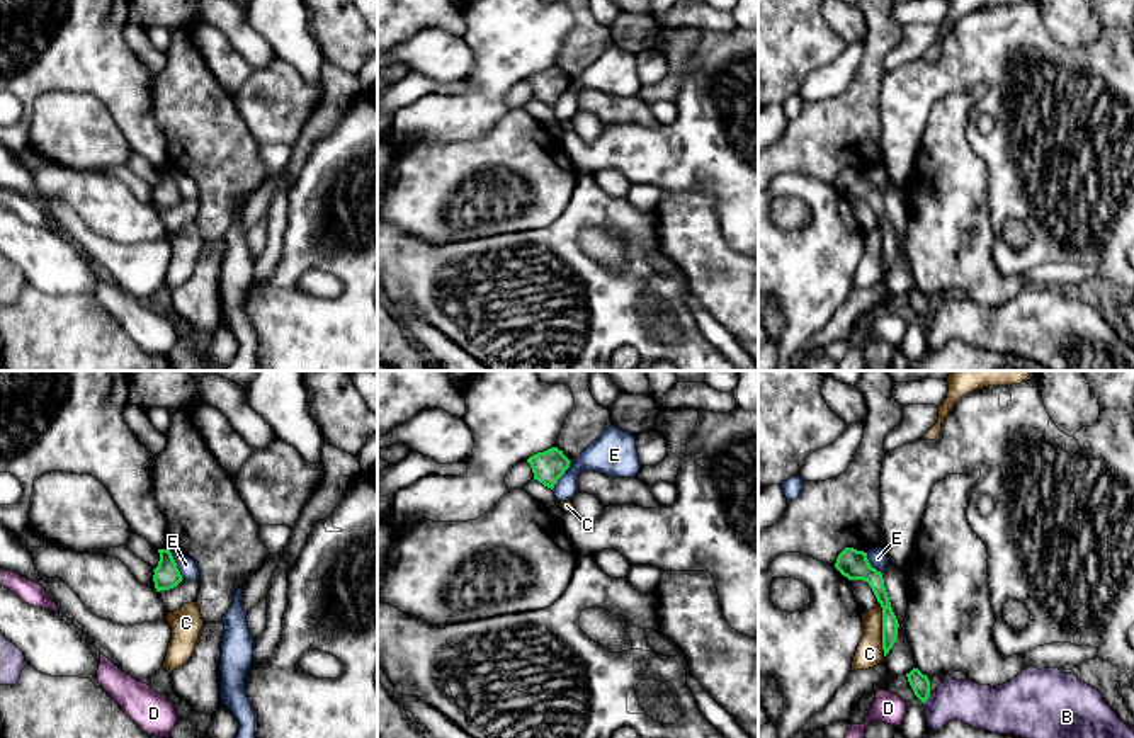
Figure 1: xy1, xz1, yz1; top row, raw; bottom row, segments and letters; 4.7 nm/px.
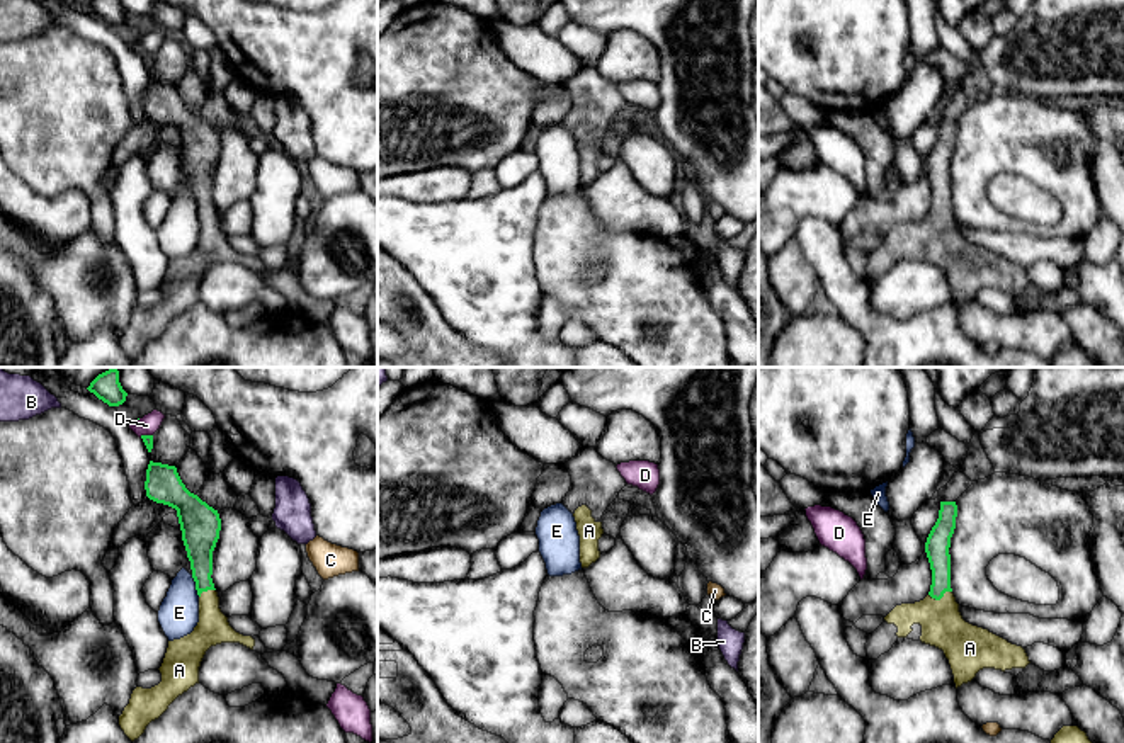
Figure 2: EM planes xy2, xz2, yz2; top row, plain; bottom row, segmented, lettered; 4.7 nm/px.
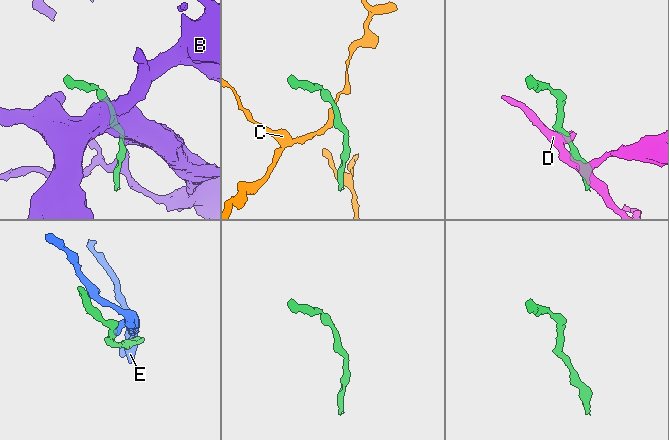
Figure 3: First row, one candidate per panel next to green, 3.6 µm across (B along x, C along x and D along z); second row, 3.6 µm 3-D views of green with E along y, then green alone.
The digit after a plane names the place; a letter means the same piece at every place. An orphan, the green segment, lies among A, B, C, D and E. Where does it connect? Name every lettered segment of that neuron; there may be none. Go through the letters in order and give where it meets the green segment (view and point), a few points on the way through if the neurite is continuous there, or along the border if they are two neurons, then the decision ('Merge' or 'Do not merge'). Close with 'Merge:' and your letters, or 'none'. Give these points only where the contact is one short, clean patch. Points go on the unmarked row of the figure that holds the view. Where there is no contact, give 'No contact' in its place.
A: Touches green at yz2 (939, 218). Path across: yz2 (937, 165), (939, 218), (942, 245). Merge
B: Touches green at yz1 (927, 317). Boundary: yz1 (930, 313), (924, 322). Do not merge
C: Touches green at yz1 (883, 247). Boundary: yz1 (878, 220), (884, 274). Do not merge
D: Touches green at xy2 (145, 55). Boundary: xy2 (152, 53), (140, 55). Do not merge
E: Touches green at xy1 (175, 184). Do not merge
Merge: A

